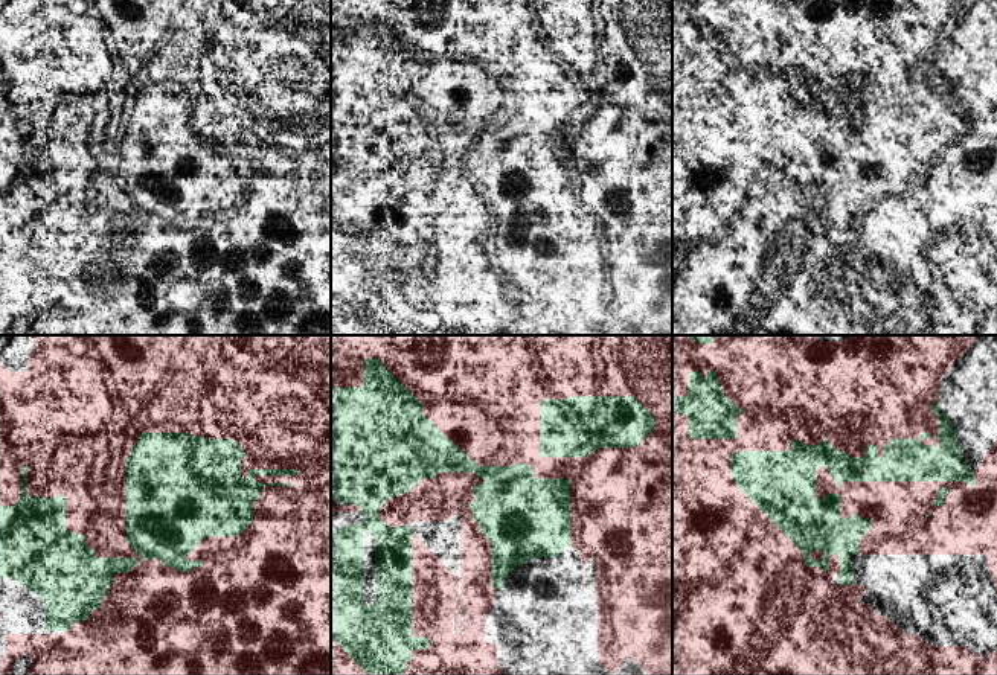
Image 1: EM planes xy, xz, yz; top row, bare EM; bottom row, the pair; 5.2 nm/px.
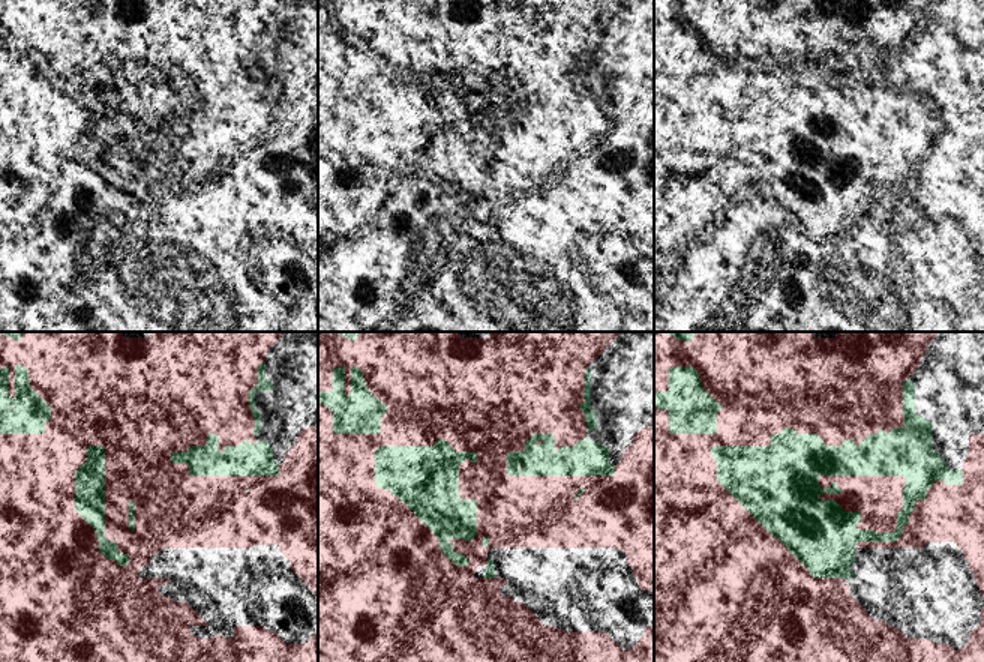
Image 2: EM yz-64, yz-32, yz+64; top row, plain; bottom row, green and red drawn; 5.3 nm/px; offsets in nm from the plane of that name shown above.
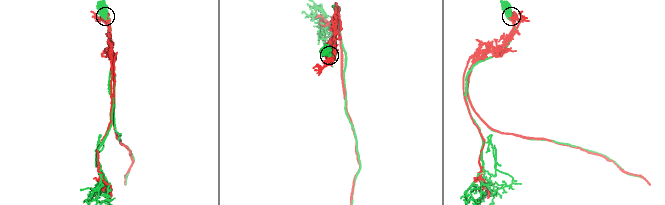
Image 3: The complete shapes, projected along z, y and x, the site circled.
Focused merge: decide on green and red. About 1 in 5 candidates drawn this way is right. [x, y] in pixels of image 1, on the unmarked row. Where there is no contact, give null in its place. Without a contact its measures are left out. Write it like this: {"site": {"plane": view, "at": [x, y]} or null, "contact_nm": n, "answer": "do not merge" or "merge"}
{"site": {"plane": "xy", "at": [142, 217]}, "contact_nm": 1600, "answer": "do not merge"}

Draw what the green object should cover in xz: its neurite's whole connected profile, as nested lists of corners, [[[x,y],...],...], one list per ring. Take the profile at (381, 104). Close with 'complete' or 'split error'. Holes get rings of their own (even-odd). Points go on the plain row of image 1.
[[[364,17],[363,44],[361,46],[331,46],[331,158],[354,162],[364,178],[361,183],[351,183],[331,189],[331,297],[363,328],[364,332],[375,335],[399,335],[406,329],[406,322],[412,318],[413,308],[427,308],[430,299],[427,296],[412,294],[412,189],[406,184],[386,184],[378,169],[386,158],[407,152],[422,137],[433,137],[438,131],[474,131],[483,142],[473,145],[474,160],[468,162],[473,169],[473,178],[479,181],[479,190],[491,203],[491,245],[502,247],[503,238],[518,224],[526,222],[531,216],[556,216],[566,204],[570,204],[570,139],[569,137],[535,137],[532,125],[526,122],[511,125],[479,125],[457,104],[444,94],[431,79],[422,73],[421,61],[383,24],[378,17]],[[363,189],[375,197],[375,262],[366,265],[363,262]]]; complete

